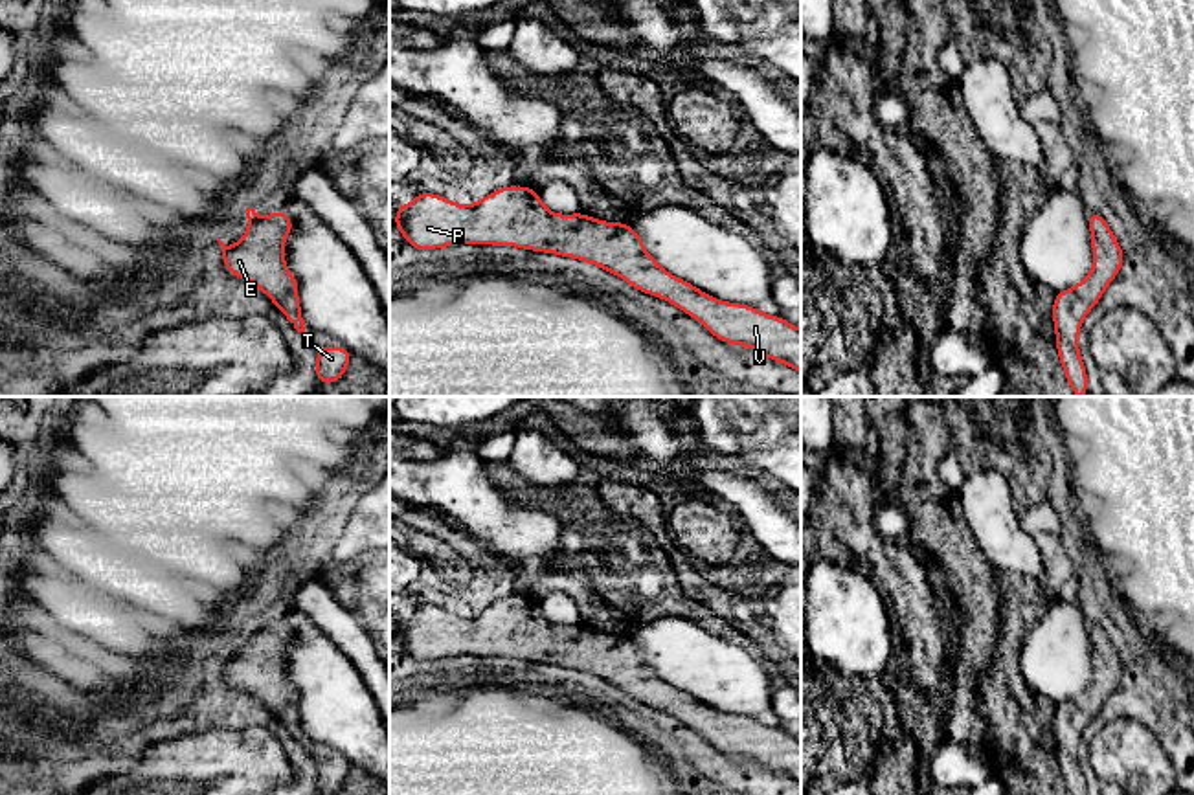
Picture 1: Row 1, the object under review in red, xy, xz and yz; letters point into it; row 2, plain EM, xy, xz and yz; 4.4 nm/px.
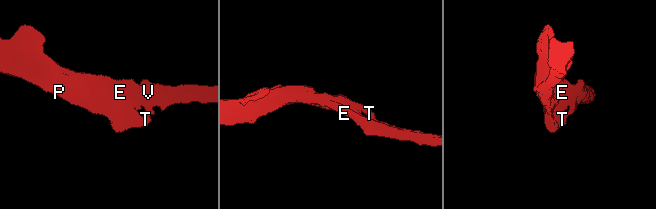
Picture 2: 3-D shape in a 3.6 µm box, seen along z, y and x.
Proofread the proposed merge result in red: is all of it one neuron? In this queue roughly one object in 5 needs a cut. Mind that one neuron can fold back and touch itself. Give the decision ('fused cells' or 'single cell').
single cell

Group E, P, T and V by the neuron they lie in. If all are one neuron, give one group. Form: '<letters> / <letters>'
E P T V

